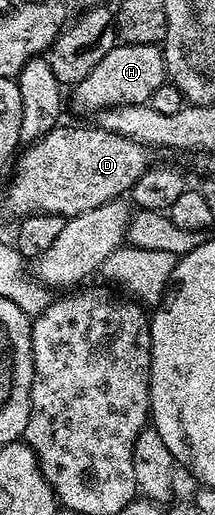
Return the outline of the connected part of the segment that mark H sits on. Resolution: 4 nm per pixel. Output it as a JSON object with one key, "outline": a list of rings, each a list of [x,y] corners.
{"outline":[[[118,44],[72,87],[73,106],[90,116],[116,106],[144,106],[151,92],[155,92],[155,88],[162,86],[166,80],[165,56],[160,45]]]}

